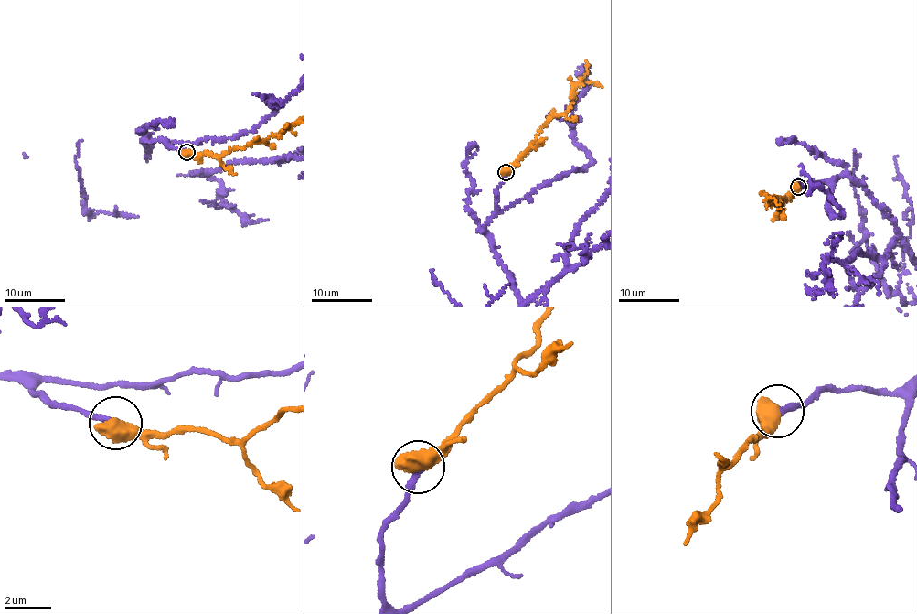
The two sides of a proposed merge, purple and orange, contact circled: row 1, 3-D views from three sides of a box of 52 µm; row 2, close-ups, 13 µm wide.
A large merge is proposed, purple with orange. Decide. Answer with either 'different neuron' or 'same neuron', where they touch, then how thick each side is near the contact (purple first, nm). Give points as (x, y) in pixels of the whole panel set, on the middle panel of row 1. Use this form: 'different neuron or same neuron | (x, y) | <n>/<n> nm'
same neuron | (506, 172) | 260/800 nm

